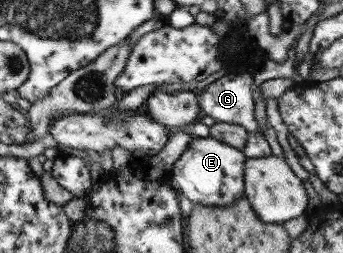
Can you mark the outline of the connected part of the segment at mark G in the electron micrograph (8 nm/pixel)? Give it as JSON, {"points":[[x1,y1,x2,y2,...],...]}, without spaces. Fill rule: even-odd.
{"points":[[230,72,217,78,197,93,197,106,215,121,236,124,248,133,259,132,253,116,249,72]]}

